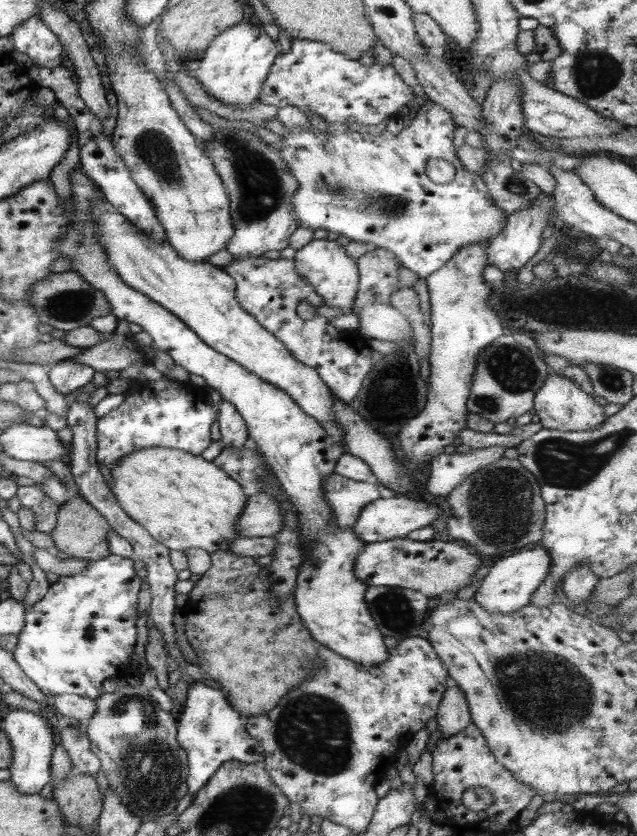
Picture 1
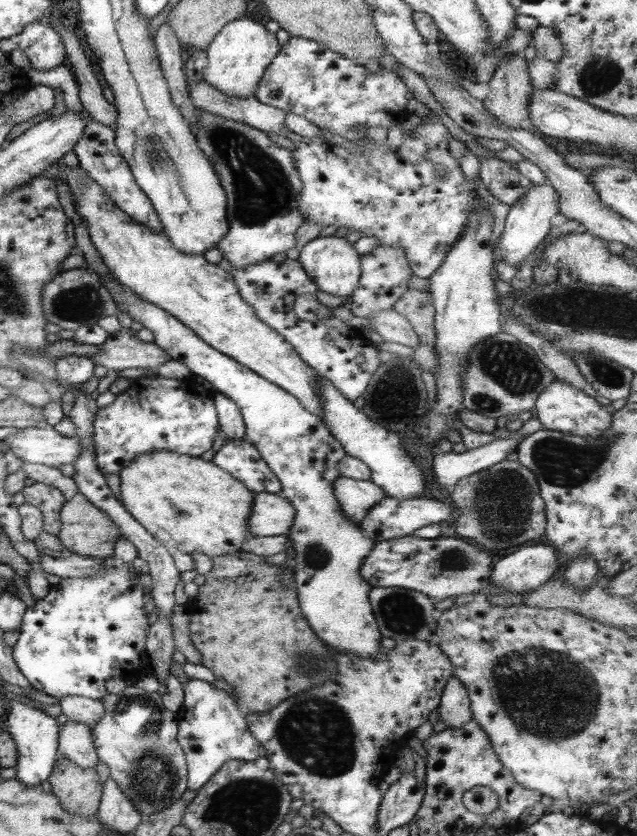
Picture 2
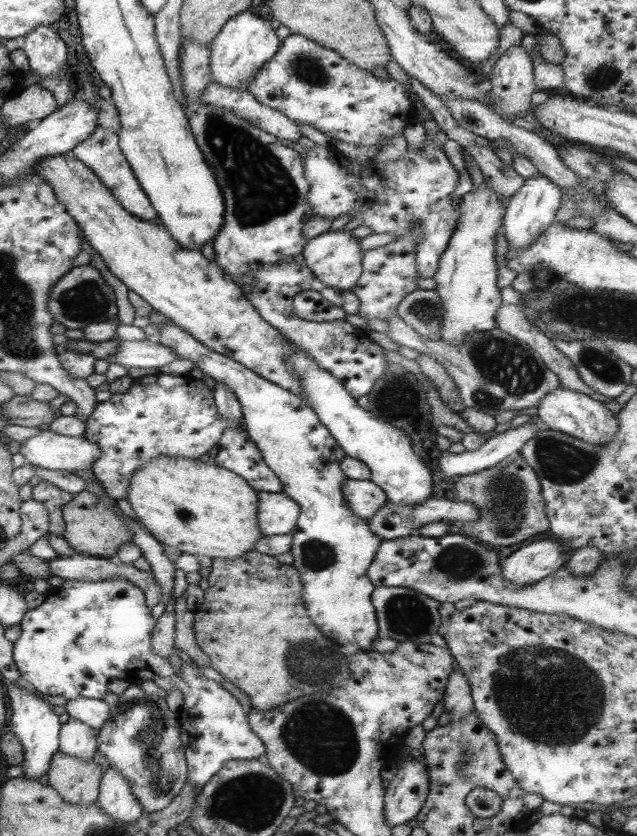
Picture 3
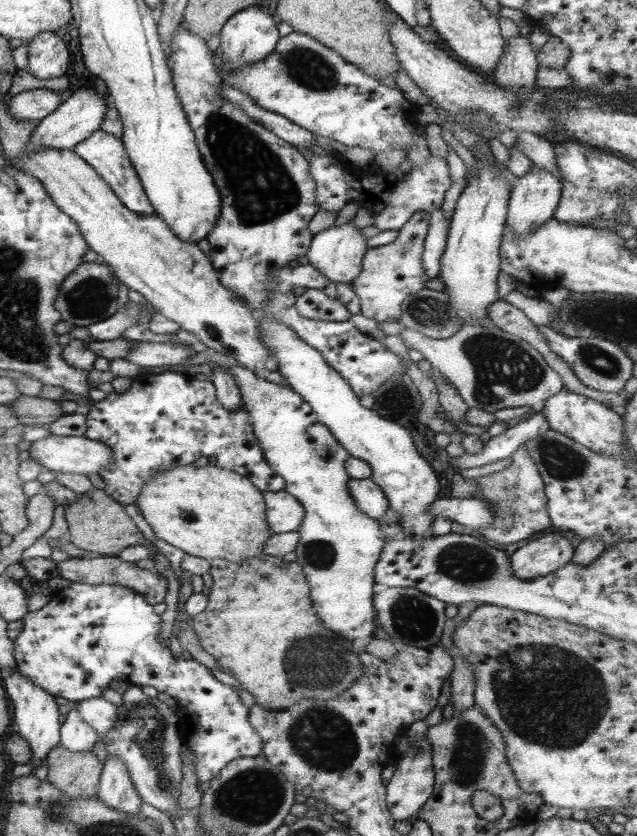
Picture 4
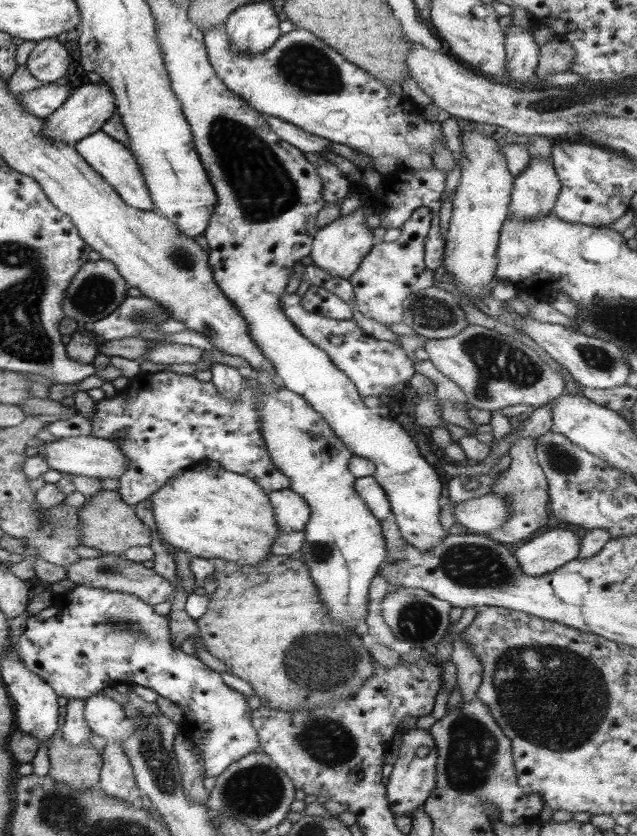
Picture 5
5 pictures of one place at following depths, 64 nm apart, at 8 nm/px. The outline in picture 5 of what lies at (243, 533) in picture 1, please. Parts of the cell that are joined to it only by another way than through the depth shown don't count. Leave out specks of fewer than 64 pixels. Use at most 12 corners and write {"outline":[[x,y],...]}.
{"outline":[[285,489],[267,496],[280,532],[305,531],[311,511]]}

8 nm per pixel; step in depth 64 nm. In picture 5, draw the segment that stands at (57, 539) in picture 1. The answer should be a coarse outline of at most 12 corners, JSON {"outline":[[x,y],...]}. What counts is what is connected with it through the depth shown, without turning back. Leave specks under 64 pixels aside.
{"outline":[[115,491],[77,510],[80,544],[122,556],[151,530]]}

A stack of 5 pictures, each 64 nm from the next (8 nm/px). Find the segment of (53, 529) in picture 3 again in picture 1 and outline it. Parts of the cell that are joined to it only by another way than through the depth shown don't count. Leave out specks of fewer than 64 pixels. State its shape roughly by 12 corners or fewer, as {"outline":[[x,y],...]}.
{"outline":[[39,483],[19,486],[14,497],[34,512],[34,528],[50,534],[60,507]]}

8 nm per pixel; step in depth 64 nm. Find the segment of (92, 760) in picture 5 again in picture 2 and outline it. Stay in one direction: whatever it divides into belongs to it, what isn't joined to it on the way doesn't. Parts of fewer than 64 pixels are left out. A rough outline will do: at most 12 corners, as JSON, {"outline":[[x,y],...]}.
{"outline":[[57,758],[48,782],[64,810],[97,814],[96,769]]}

